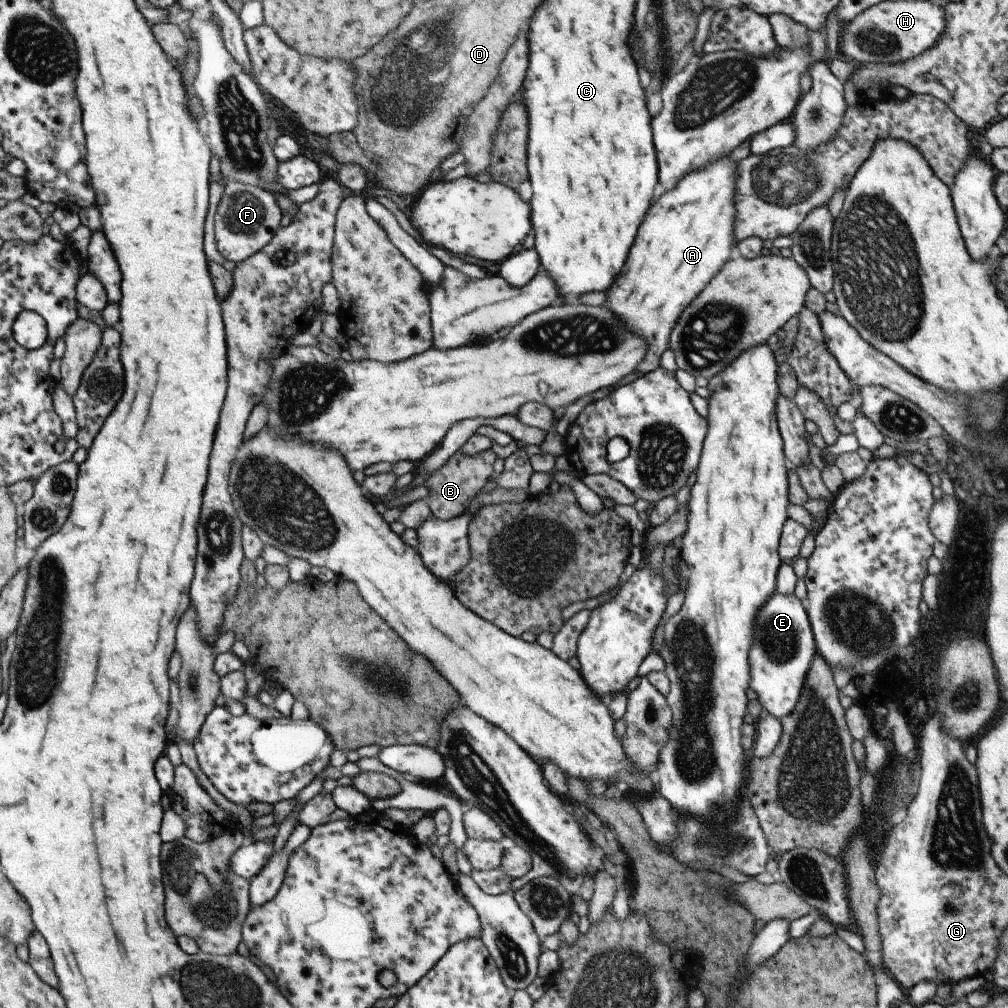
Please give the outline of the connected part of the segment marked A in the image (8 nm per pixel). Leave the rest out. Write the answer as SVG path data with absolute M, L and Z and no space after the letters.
M725 154L717 160L711 160L707 166L699 170L687 172L683 178L677 180L675 188L669 191L658 191L643 222L637 228L635 240L623 262L623 270L615 276L611 286L605 290L607 294L605 308L611 310L623 324L627 324L627 328L631 328L633 334L647 342L647 352L634 370L639 376L659 367L660 356L664 350L667 350L668 339L678 320L677 316L680 316L683 308L705 288L707 282L719 272L719 268L728 262L731 250L738 243L737 240L733 242L735 168L737 162L733 162L729 154Z

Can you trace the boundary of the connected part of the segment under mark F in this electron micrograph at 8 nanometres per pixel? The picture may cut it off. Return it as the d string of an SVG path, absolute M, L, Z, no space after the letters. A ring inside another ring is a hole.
M226 181L215 212L215 244L229 266L241 262L266 246L279 228L279 206L269 192L257 186Z

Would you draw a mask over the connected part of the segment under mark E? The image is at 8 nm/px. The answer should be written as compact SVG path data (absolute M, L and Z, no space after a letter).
M775 591L765 600L763 608L755 612L753 642L747 654L749 687L757 695L761 709L775 720L781 720L793 711L815 649L807 614L793 594L783 596Z

